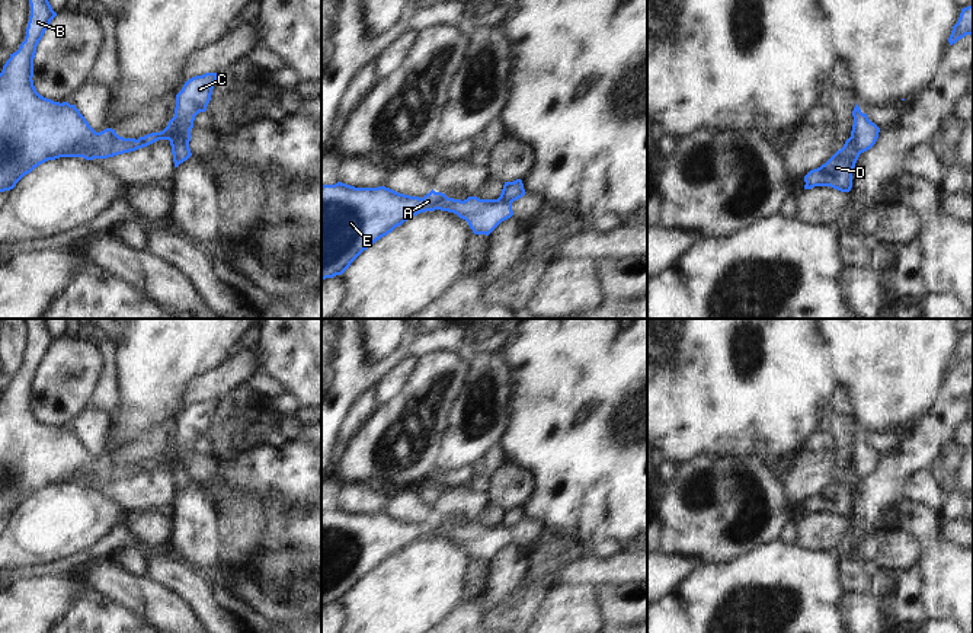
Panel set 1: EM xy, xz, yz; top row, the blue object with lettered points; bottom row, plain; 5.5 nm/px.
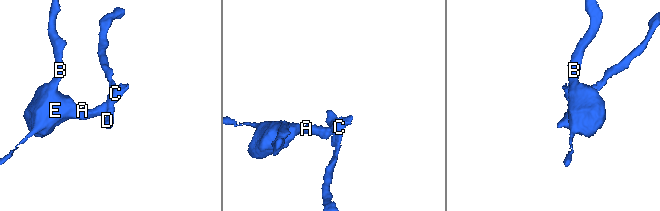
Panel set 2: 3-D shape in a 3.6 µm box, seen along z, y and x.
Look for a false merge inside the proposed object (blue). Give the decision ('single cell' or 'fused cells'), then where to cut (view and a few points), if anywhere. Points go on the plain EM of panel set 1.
fused cells; cut in xy along (175, 443), (185, 457), (172, 473)

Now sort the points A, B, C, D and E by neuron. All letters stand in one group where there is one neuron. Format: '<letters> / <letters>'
A B E / C D

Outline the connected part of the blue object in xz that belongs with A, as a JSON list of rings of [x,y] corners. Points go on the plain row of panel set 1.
[[[321,511],[321,607],[342,601],[364,576],[404,547],[435,536],[457,540],[479,562],[489,562],[513,541],[512,527],[500,524],[461,527],[433,515],[419,524],[385,512]]]

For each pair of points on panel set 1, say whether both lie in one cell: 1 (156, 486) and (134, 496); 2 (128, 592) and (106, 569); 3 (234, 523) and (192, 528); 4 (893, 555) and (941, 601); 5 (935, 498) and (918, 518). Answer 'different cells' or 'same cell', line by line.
1: same cell
2: same cell
3: different cells
4: different cells
5: different cells

